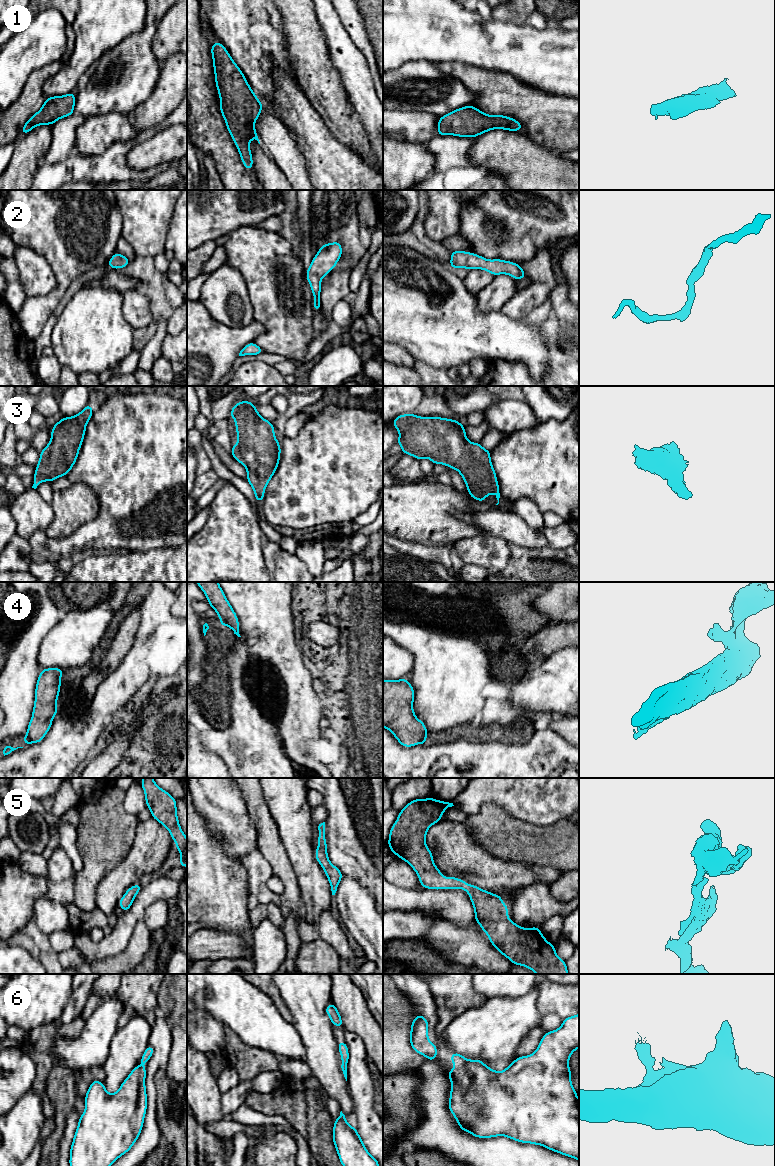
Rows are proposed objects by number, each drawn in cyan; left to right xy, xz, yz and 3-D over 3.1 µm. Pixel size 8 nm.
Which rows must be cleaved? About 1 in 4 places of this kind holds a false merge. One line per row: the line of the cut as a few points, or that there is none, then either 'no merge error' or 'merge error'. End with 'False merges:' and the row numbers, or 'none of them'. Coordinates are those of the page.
1: no cut | no merge error
2: no cut | no merge error
3: no cut | no merge error
4: xy (26, 735), (30, 742) | merge error
5: no cut | no merge error
6: no cut | no merge error
False merges: 4

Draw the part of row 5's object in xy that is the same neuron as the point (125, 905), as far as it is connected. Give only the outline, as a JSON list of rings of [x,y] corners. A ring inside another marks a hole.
[[[136,883],[135,886],[131,886],[123,895],[121,900],[118,902],[118,905],[123,909],[124,912],[128,911],[137,895],[141,890],[142,886],[139,883]]]

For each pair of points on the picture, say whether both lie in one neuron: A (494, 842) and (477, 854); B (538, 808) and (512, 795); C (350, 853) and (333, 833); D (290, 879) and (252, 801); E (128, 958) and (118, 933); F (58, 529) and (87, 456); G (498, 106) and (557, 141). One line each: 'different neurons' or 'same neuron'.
A: different neurons
B: same neuron
C: same neuron
D: same neuron
E: different neurons
F: different neurons
G: same neuron

